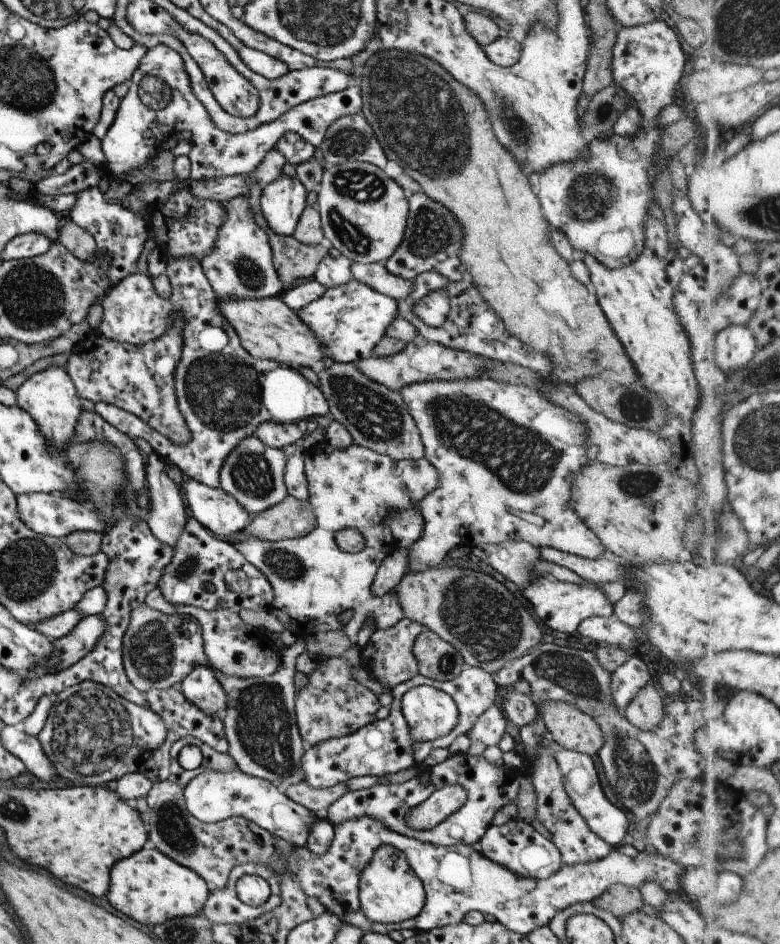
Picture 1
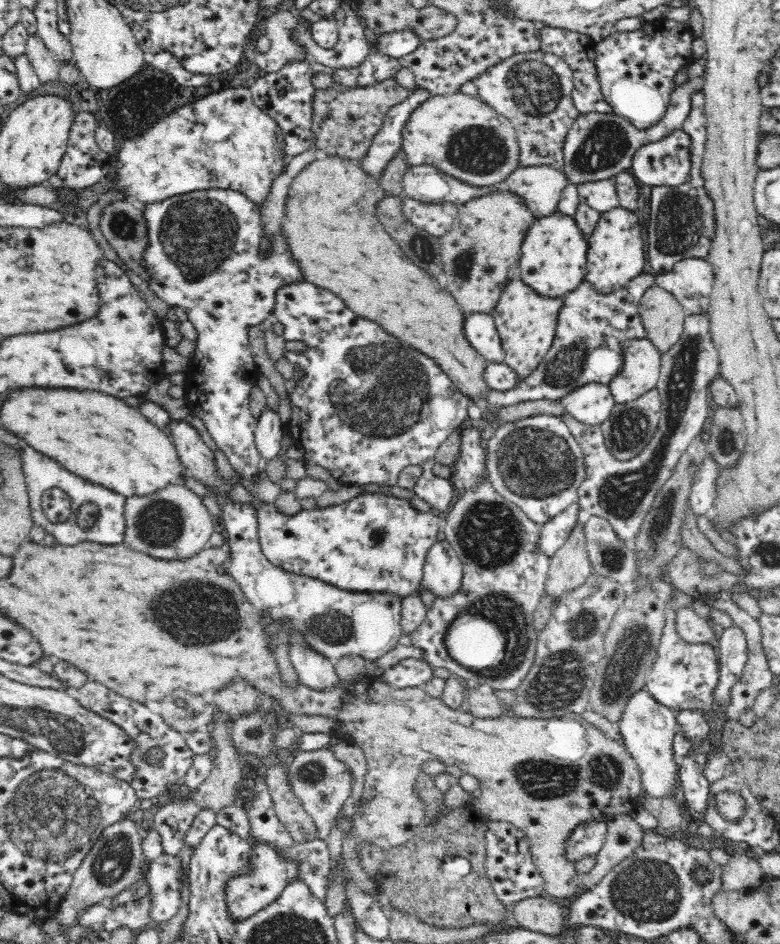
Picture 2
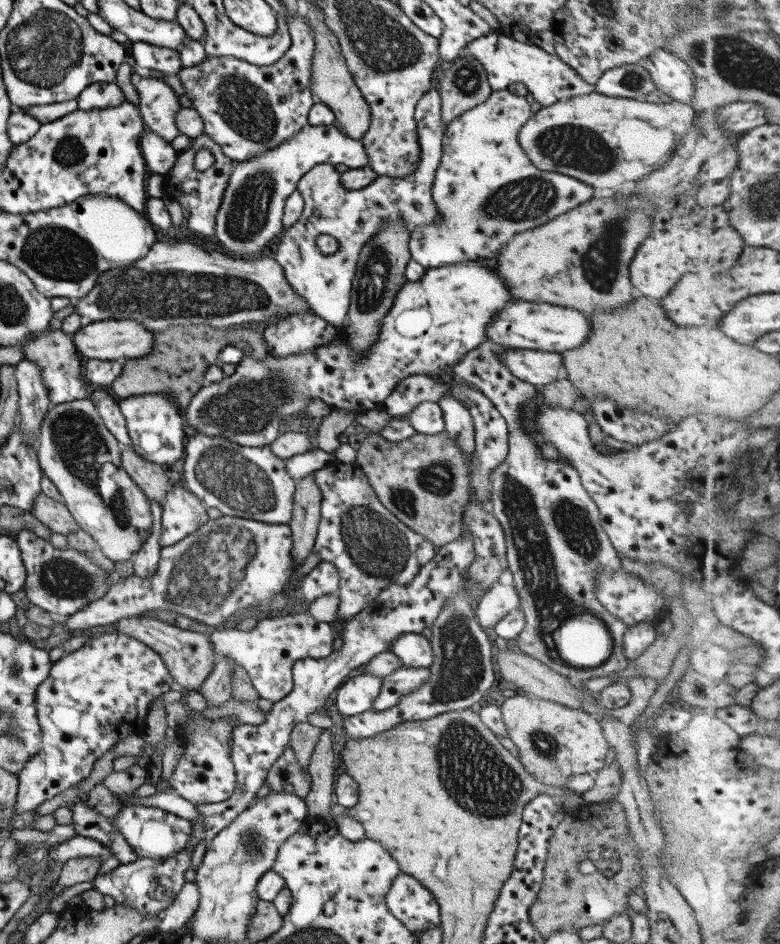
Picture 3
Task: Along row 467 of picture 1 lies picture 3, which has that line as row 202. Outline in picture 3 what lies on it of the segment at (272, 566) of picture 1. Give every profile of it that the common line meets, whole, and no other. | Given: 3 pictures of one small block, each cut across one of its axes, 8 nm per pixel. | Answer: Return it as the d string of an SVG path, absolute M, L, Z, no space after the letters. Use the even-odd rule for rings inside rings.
M429 89L414 106L414 121L416 122L417 144L419 146L419 157L417 165L411 173L407 173L402 178L390 178L389 176L379 176L367 184L364 188L347 191L340 184L340 174L335 171L333 165L323 163L313 166L296 185L296 191L301 196L304 206L302 214L295 224L291 226L281 240L273 244L270 255L281 266L287 284L291 290L304 301L310 313L319 316L325 322L333 326L344 326L346 313L349 307L349 297L351 281L355 274L357 255L359 250L380 230L387 227L387 223L395 223L401 219L408 232L412 232L417 226L427 225L427 223L439 224L438 213L434 208L430 196L431 184L441 154L441 137L447 126L441 122L441 100L439 92ZM319 234L327 234L336 241L336 250L333 254L325 255L317 251L314 246L315 238Z

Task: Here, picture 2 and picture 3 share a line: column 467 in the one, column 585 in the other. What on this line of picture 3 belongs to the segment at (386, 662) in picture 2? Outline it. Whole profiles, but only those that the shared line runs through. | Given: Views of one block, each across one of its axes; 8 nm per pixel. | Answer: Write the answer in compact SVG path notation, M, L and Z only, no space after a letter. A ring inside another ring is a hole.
M482 339L473 350L461 356L451 366L452 376L476 386L505 419L508 452L505 460L493 468L489 510L501 526L505 536L507 566L512 574L515 592L524 614L524 626L516 636L521 653L538 660L550 670L573 683L605 677L609 672L623 671L627 660L622 656L623 633L627 626L613 618L595 598L593 589L599 569L621 569L621 562L605 530L601 528L599 512L585 488L581 486L575 468L563 460L543 459L537 442L529 438L521 422L522 406L531 400L539 388L516 379L499 360L499 353L509 349ZM577 615L593 615L605 624L612 640L610 656L595 668L574 668L557 658L552 632L563 622Z

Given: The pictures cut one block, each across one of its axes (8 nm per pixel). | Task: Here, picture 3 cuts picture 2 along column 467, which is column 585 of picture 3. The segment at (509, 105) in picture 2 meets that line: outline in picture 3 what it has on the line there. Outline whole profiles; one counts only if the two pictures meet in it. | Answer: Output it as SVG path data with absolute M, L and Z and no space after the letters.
M491 32L487 36L469 41L462 50L462 53L473 56L475 60L481 62L492 91L503 90L511 83L523 83L527 92L532 94L533 100L542 107L573 96L586 95L595 90L594 85L581 80L577 72L557 58L557 55L547 54L543 48L532 43L517 42L508 34Z

